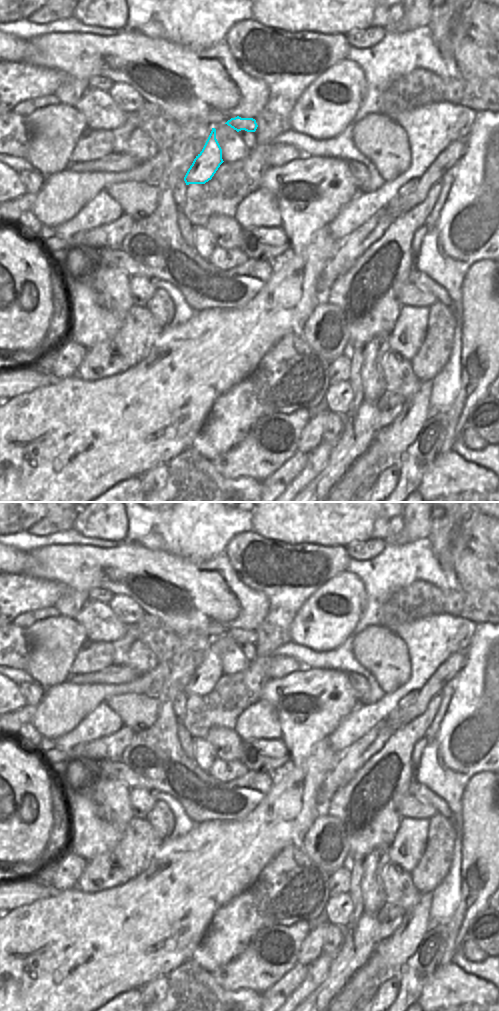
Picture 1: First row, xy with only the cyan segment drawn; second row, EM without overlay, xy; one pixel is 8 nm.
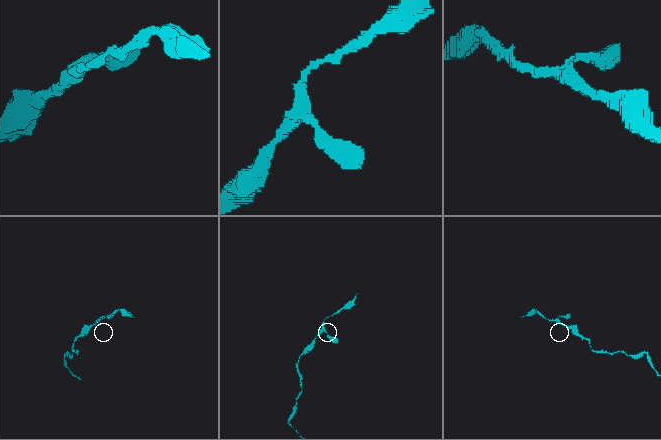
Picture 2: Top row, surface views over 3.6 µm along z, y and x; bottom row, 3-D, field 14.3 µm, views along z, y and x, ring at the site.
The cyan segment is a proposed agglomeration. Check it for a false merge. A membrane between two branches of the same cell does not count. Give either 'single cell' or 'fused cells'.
single cell

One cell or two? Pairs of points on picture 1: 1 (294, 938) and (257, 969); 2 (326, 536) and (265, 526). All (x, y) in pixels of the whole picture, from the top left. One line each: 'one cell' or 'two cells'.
1: one cell
2: one cell

